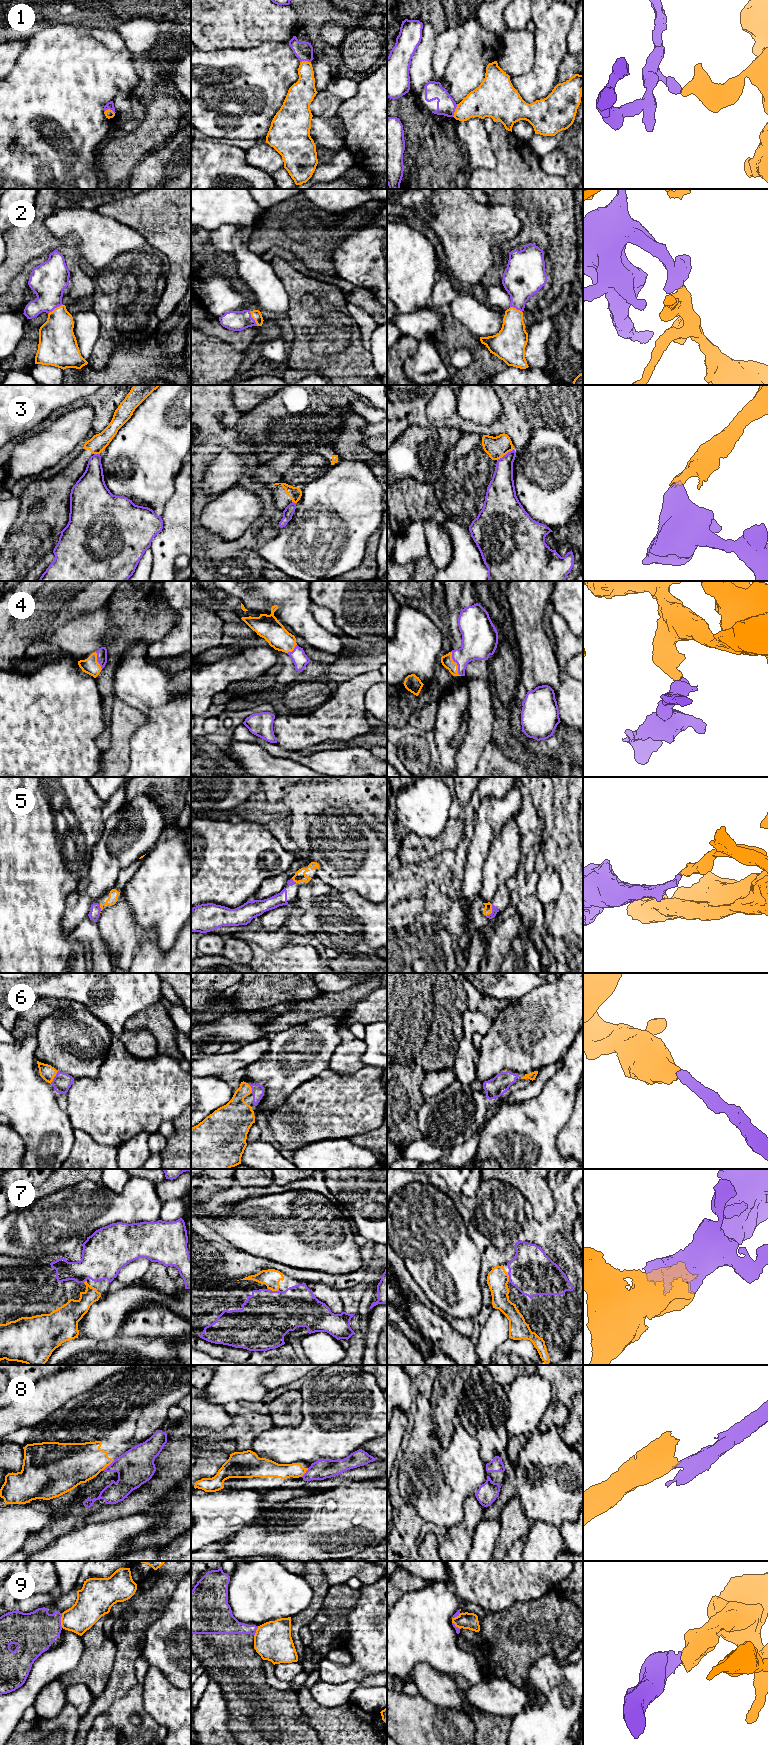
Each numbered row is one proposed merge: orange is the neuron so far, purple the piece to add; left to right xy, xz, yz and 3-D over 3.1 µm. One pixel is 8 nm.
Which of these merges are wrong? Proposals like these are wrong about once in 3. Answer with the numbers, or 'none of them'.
3, 8, 9

